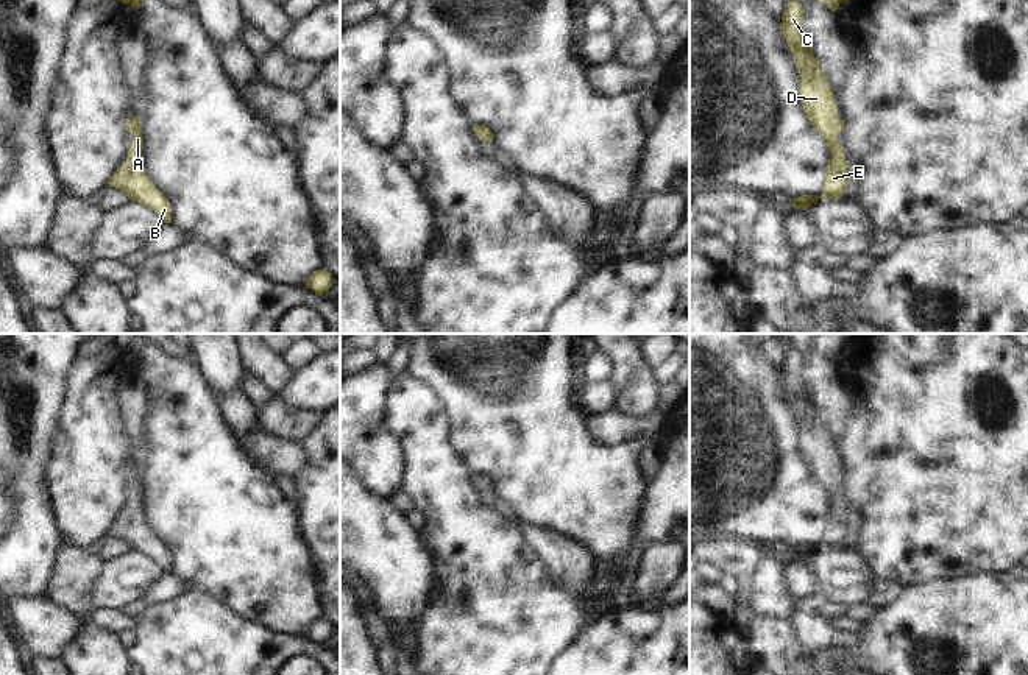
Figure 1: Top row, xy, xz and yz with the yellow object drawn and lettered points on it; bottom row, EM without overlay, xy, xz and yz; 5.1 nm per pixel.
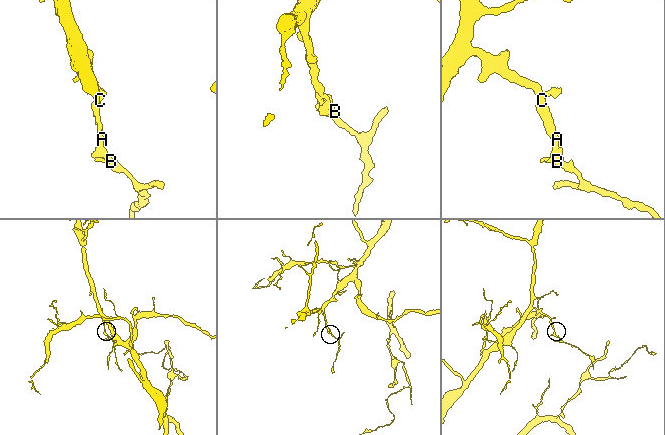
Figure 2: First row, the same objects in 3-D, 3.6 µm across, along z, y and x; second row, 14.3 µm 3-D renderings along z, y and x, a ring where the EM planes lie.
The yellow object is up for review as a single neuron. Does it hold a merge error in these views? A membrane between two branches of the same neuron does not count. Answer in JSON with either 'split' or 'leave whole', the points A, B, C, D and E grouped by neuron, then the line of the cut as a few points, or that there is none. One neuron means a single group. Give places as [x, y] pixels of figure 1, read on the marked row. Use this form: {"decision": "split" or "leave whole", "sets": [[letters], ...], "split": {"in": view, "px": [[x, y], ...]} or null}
{"decision": "leave whole", "sets": [["A", "B", "C", "D", "E"]], "split": null}

